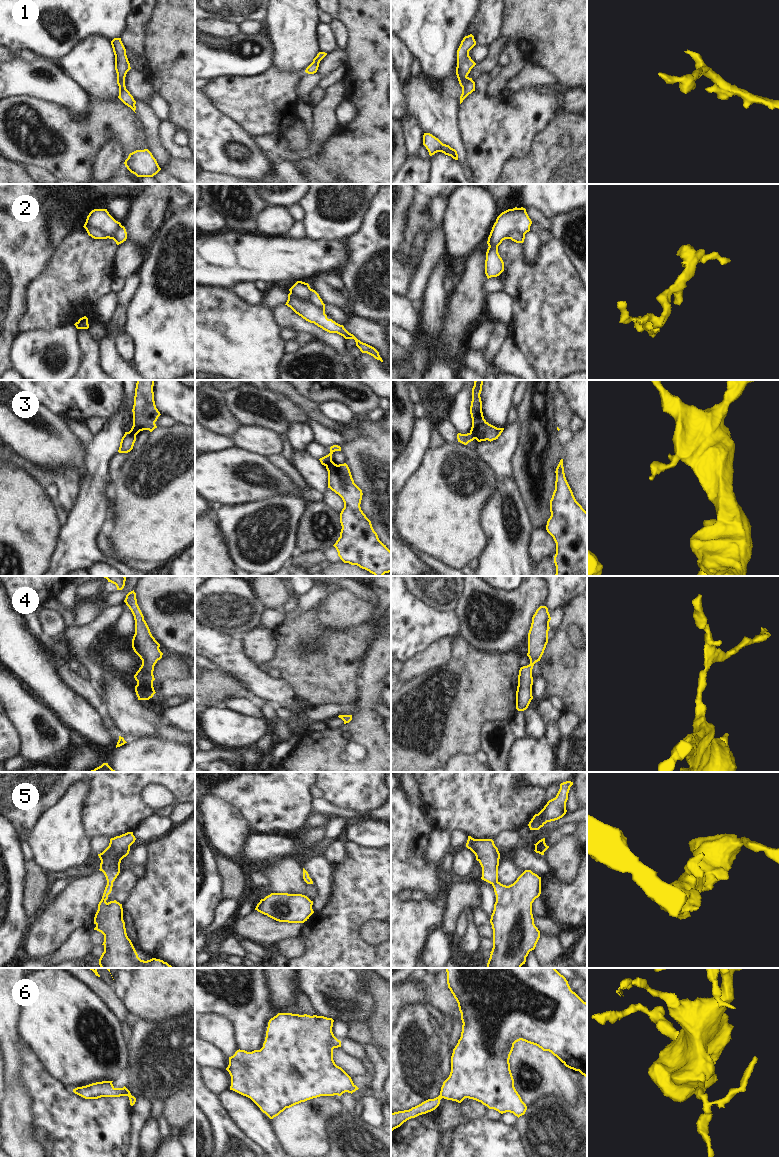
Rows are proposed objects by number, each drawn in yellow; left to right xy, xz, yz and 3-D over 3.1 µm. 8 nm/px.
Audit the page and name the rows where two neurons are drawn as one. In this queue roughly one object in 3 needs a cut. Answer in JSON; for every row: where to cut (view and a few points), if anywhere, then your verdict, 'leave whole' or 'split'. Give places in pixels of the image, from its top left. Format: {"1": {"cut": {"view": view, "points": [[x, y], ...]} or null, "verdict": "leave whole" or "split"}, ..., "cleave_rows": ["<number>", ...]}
{"1": {"cut": null, "verdict": "leave whole"}, "2": {"cut": {"view": "xz", "points": [[311, 289], [310, 296], [306, 301], [299, 301], [290, 292]]}, "verdict": "split"}, "3": {"cut": {"view": "xy", "points": [[129, 431], [135, 435]]}, "verdict": "split"}, "4": {"cut": null, "verdict": "leave whole"}, "5": {"cut": null, "verdict": "leave whole"}, "6": {"cut": null, "verdict": "leave whole"}, "cleave_rows": ["2", "3"]}

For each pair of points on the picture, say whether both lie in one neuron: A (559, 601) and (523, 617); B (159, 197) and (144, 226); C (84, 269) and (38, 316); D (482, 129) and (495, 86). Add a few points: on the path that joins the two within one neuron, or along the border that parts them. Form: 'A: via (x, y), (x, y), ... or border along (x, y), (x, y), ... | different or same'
A: border along (547, 586), (547, 598), (544, 605) | different
B: via (152, 204), (144, 219) | same
C: via (72, 281), (49, 304) | same
D: border along (504, 88), (495, 97), (489, 97), (485, 93) | different

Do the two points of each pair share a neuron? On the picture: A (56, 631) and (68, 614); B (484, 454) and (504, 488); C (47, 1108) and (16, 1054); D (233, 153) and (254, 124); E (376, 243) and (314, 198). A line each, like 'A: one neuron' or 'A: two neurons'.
A: two neurons
B: two neurons
C: two neurons
D: two neurons
E: two neurons

